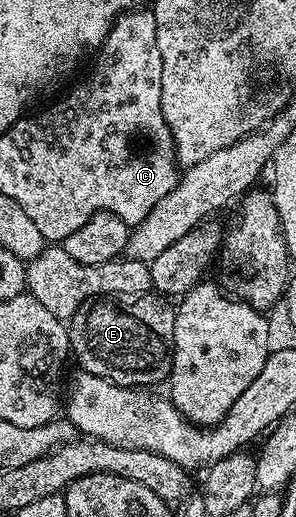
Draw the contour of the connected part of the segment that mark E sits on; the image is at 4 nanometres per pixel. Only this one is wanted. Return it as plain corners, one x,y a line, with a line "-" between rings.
154,292
142,293
136,297
126,299
92,299
83,302
79,310
69,319
69,349
79,360
78,368
84,373
92,373
98,377
104,377
107,381
113,381
116,385
126,385
128,387
155,387
158,381
166,382
171,376
171,350
174,349
173,335
175,334
175,309
172,302
162,295
156,295

